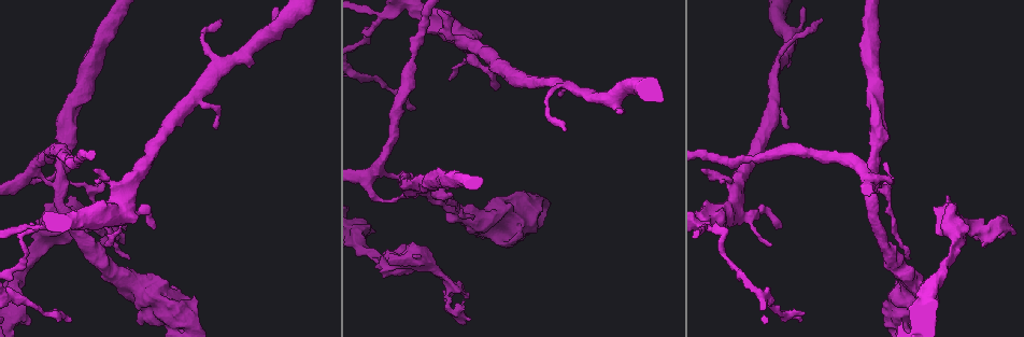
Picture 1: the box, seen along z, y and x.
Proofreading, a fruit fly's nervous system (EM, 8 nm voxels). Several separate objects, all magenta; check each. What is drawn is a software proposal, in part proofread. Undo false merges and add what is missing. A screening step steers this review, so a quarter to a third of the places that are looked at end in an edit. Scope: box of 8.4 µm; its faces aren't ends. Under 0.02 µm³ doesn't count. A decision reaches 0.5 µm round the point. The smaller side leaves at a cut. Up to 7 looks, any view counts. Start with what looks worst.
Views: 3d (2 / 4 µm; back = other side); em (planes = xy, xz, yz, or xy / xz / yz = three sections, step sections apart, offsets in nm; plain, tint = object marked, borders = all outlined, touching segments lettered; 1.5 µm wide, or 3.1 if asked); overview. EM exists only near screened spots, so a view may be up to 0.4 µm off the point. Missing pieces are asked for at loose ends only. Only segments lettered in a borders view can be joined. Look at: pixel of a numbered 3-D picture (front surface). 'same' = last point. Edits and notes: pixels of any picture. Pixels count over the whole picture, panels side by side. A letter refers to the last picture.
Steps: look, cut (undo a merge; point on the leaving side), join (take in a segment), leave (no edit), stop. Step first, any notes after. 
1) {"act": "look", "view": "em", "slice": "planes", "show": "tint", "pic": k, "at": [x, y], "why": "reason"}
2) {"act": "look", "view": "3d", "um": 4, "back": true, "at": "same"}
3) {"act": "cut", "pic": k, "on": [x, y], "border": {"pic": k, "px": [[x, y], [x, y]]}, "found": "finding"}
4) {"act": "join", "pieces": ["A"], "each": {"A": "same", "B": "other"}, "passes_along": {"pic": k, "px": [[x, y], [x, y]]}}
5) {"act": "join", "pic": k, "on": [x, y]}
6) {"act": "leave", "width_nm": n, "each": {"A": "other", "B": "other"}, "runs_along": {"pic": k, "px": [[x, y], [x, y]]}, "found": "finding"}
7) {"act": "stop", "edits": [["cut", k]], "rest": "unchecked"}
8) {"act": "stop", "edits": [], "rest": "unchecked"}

{"act": "look", "view": "3d", "um": 4, "pic": 1, "at": [60, 189], "why": "thin arm on a thick one"}

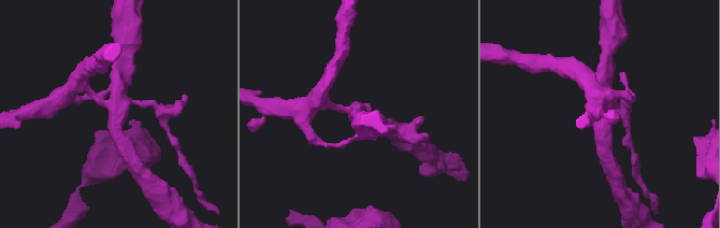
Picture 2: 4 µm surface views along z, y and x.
{"act": "look", "view": "em", "slice": "planes", "show": "borders", "pic": 2, "at": [356, 106], "arms": 4, "why": "shape alone is not enough"}

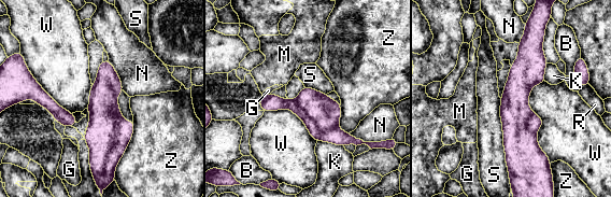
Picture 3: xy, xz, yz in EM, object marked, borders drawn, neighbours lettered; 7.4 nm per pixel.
{"act": "cut", "pic": 3, "on": [336, 136], "each": {"B": "other", "G": "other", "K": "other", "M": "other", "N": "other", "R": "other", "S": "other", "W": "other", "Z": "other"}, "part_leaving": {"pic": 3, "px": [[263, 101], [292, 104], [321, 136], [354, 140]]}, "found": "a second neuron is stuck on"}

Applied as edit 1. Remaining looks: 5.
{"act": "look", "view": "overview"}

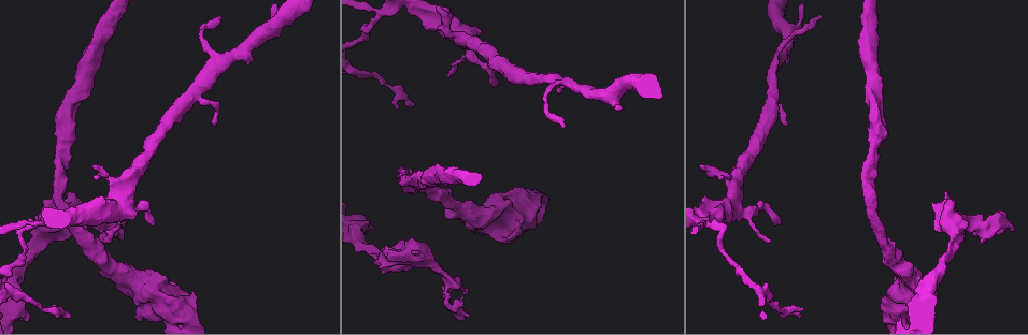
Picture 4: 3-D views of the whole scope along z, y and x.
{"act": "look", "view": "em", "slice": "yz", "step": 4, "show": "tint", "pic": 4, "at": [391, 85], "why": "a narrow waist"}

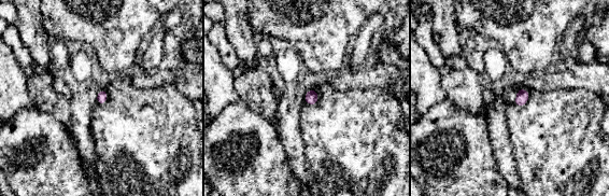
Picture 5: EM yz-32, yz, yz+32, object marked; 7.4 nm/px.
{"act": "look", "view": "em", "slice": "planes", "show": "borders", "at": "same"}

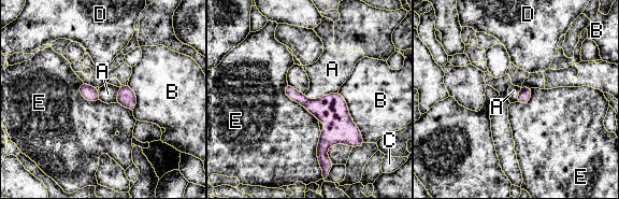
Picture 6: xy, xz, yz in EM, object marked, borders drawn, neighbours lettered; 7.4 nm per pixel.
{"act": "leave", "longest_contact_nm": ["B", 440], "each": {"A": "other", "B": "other", "C": "other", "D": "other", "E": "other"}, "found": "all the same neuron"}

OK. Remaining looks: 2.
{"act": "stop", "edits": [["cut", 3]], "rest": "unchecked"}

